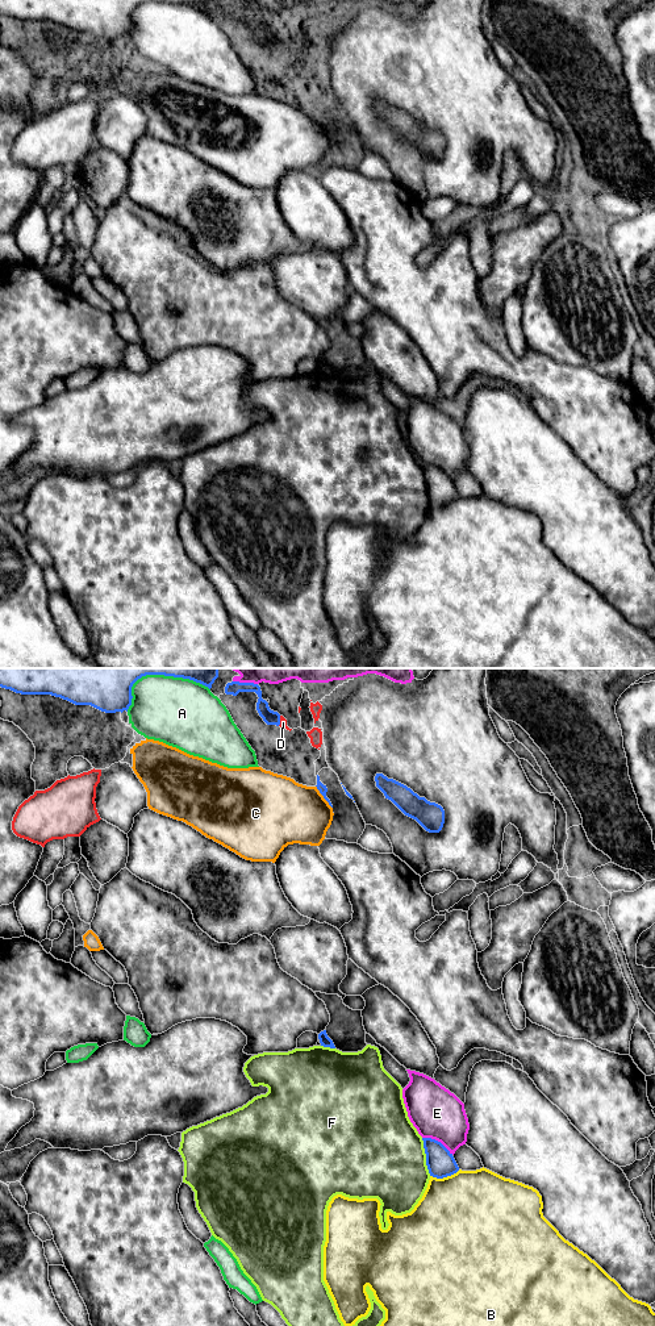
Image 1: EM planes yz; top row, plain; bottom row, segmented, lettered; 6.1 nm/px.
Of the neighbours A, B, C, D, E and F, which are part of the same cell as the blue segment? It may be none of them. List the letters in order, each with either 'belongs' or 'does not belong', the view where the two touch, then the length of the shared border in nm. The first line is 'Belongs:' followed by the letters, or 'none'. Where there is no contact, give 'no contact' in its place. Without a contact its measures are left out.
Belongs: none
A: does not belong; meets blue in yz; contact 550 nm long
B: does not belong; meets blue in yz; contact 190 nm long
C: does not belong; meets blue in yz; contact 170 nm long
D: does not belong; meets blue in yz; contact 70 nm long
E: does not belong; meets blue in yz; contact 220 nm long
F: does not belong; meets blue in yz; contact 240 nm long

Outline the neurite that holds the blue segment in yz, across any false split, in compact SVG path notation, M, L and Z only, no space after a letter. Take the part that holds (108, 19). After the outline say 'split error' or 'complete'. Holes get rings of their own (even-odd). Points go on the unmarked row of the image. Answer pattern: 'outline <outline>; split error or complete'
outline M0 0L0 13L21 21L51 21L105 39L122 39L132 32L133 11L146 1L189 5L209 16L218 4L218 0Z; complete

